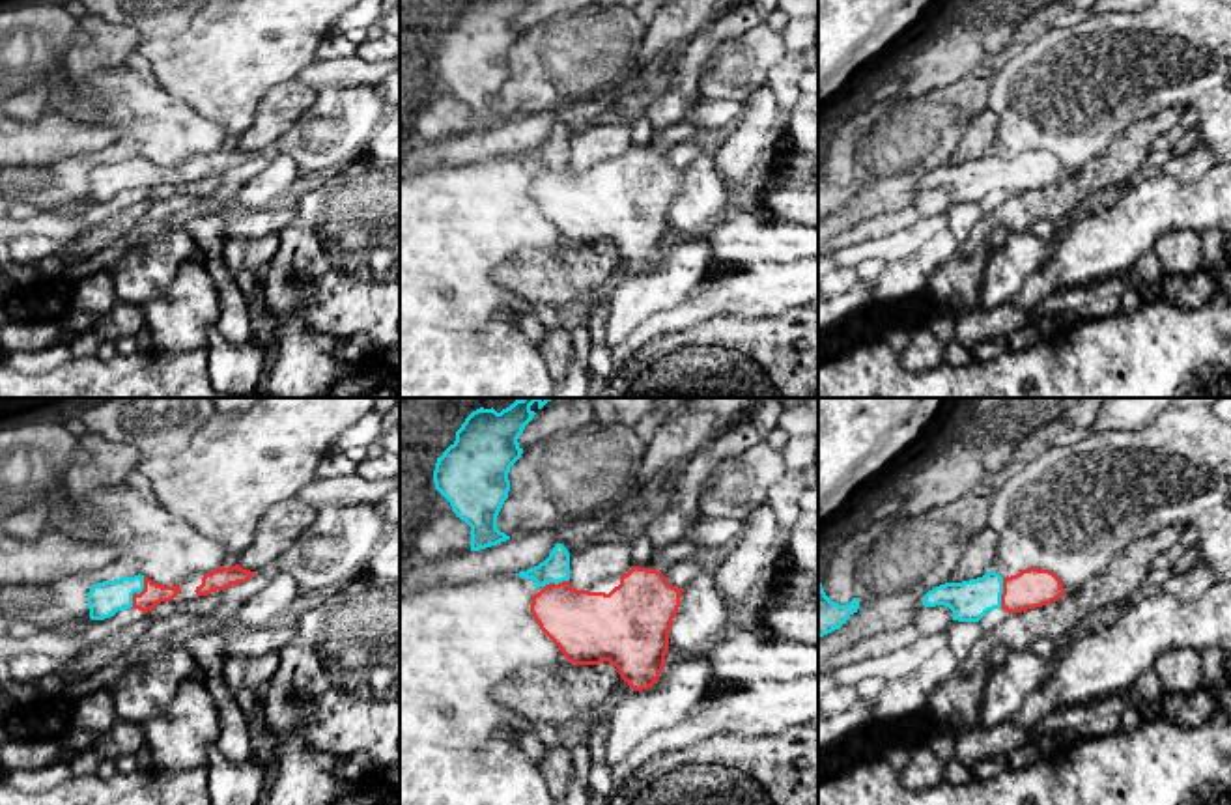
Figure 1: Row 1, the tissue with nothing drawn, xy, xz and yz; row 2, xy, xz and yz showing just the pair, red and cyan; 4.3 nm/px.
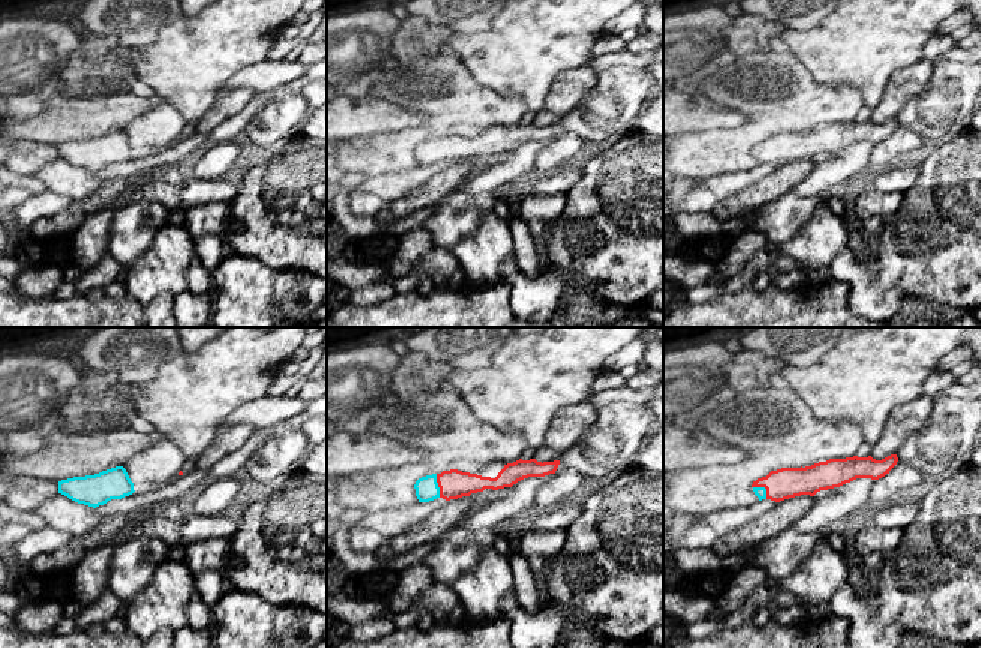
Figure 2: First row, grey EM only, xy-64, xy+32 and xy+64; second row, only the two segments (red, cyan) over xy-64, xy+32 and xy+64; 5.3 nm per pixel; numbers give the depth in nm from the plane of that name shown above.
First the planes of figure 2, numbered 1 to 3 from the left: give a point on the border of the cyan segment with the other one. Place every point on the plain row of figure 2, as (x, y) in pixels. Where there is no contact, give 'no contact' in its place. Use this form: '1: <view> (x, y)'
1: no contact
2: xy+32 (438, 150)
3: xy+64 (764, 150)

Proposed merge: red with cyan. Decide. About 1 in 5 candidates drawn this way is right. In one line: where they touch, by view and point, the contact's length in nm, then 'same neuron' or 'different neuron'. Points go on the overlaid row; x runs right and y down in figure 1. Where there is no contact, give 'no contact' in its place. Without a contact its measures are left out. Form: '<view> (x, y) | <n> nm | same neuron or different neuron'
xy (135, 593) | 150 nm | same neuron

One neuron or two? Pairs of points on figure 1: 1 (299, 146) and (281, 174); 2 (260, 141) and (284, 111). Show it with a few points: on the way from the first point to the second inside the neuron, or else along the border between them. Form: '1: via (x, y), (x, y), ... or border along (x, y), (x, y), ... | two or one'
1: border along (281, 152), (299, 169) | two
2: via (262, 133), (277, 118) | one

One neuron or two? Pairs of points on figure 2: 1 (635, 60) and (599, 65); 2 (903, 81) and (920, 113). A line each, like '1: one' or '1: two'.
1: one
2: two

